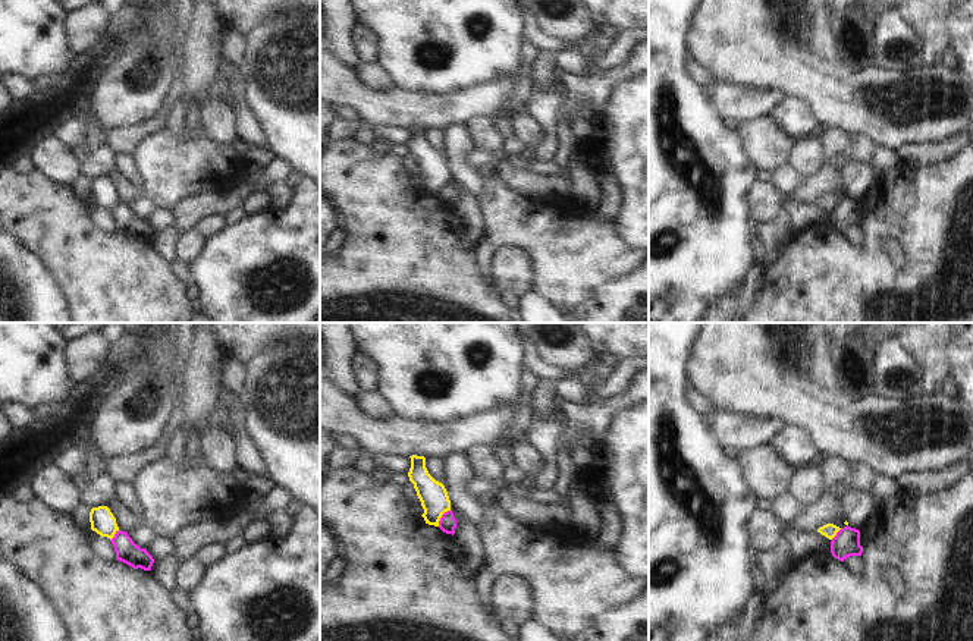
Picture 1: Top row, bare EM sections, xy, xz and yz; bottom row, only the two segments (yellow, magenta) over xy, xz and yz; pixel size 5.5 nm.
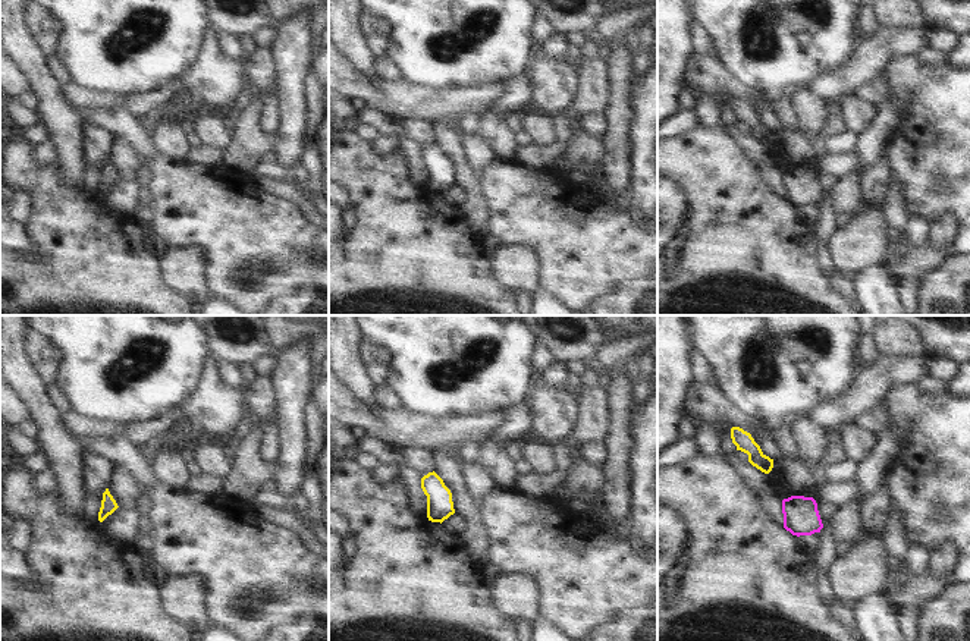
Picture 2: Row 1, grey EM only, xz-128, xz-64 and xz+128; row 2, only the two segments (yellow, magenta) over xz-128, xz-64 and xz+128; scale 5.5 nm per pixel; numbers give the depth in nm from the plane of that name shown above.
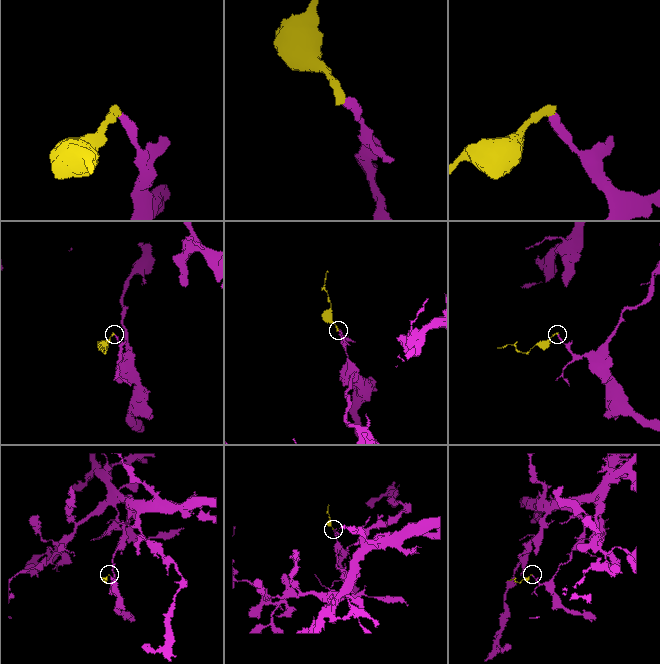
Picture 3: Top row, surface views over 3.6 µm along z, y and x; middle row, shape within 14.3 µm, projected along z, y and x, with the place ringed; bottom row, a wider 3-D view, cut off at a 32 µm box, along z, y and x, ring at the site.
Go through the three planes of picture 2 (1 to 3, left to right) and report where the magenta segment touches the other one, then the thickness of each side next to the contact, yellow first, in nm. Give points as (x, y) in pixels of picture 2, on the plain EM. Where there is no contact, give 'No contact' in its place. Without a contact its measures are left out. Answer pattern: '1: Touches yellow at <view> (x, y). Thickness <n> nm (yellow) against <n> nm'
1: No contact
2: No contact
3: No contact.

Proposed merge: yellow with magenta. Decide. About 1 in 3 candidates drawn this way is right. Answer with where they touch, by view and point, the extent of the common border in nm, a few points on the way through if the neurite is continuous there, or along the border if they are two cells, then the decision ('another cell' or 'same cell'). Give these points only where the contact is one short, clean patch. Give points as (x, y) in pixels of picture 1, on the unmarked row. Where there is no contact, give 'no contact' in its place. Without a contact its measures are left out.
meets yellow in xz at (441, 188); contact 120 nm long; border along xz (449, 181), (442, 187), (438, 197); another cell

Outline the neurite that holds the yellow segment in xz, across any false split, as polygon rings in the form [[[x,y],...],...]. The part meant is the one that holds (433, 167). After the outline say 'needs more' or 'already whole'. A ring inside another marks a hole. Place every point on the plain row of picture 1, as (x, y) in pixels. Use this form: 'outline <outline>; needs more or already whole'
outline [[[412,126],[408,144],[424,185],[421,186],[429,197],[439,198],[442,186],[451,182],[451,172],[445,157],[436,153],[426,139],[426,129]]]; already whole

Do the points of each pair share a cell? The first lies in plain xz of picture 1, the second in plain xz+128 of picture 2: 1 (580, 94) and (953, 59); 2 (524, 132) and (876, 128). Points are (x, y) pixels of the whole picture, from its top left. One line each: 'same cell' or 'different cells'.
1: same cell
2: different cells

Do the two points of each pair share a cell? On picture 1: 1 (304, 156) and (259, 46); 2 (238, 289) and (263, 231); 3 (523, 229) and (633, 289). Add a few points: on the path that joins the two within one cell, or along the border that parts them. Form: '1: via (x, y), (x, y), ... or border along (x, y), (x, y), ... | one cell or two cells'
1: via (304, 128), (300, 87), (286, 74) | one cell
2: via (244, 275), (263, 255), (263, 245) | one cell
3: border along (633, 270), (599, 286), (587, 299) | two cells

